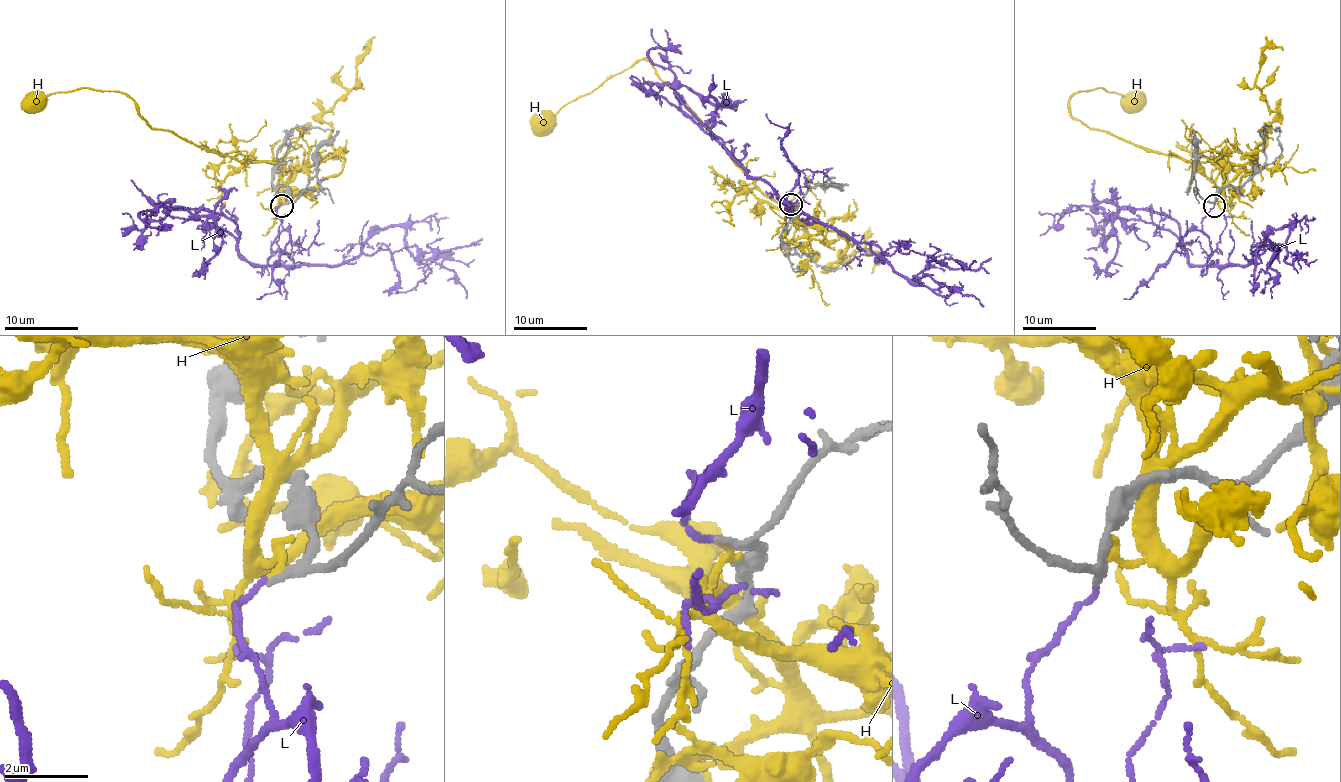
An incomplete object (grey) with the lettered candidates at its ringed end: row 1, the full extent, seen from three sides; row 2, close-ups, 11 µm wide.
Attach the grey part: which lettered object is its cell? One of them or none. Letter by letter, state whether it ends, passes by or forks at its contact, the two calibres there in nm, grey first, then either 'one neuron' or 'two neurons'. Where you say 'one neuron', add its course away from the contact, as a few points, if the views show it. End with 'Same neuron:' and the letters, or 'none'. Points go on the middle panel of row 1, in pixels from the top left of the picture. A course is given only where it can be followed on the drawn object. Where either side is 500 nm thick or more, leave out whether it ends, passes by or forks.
H: it ends; calibres 180 and 200 nm; two neurons
L: it ends; calibres 150 and 110 nm; two neurons
Same neuron: none

